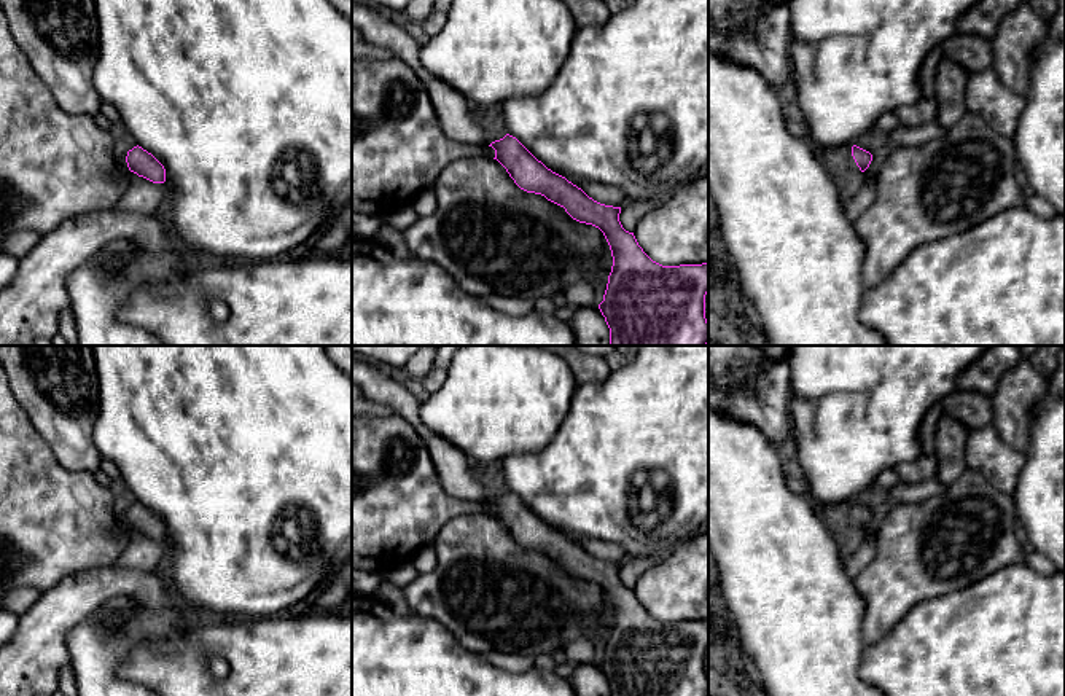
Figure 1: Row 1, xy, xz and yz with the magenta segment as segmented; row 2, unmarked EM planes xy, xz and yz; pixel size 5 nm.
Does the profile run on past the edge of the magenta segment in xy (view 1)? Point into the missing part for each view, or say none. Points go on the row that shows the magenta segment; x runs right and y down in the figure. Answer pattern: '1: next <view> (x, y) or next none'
1: next none

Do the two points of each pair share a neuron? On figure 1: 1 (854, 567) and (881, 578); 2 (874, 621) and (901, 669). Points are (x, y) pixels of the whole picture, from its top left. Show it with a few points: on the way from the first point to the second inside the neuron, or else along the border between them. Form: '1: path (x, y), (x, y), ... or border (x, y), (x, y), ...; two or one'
1: border (876, 535), (876, 555), (854, 580); two
2: border (911, 610), (881, 639), (866, 645); two

